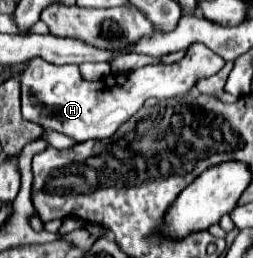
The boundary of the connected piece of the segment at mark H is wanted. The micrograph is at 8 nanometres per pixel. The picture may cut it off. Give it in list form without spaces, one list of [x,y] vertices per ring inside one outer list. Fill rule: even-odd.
[[[193,43],[187,47],[185,57],[177,63],[145,65],[137,71],[109,75],[91,83],[81,77],[77,65],[53,65],[41,57],[33,57],[25,63],[25,69],[17,77],[21,85],[21,115],[23,119],[33,121],[43,129],[63,133],[77,143],[105,139],[113,135],[127,119],[131,119],[143,107],[147,97],[169,99],[185,95],[197,85],[199,79],[215,75],[223,63],[225,61],[217,57],[217,53],[201,43]]]

